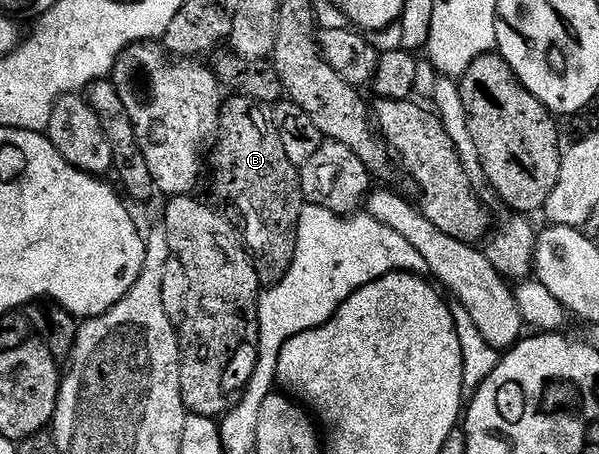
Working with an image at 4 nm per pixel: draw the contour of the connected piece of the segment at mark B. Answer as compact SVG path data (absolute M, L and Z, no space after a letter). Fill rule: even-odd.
M232 94L219 112L219 129L214 140L215 152L210 152L209 167L215 170L215 191L243 218L241 235L248 252L253 256L256 270L264 284L274 285L282 281L295 259L299 218L305 206L303 186L299 180L300 168L285 157L281 137L277 137L272 120L263 116L264 108L256 100Z

